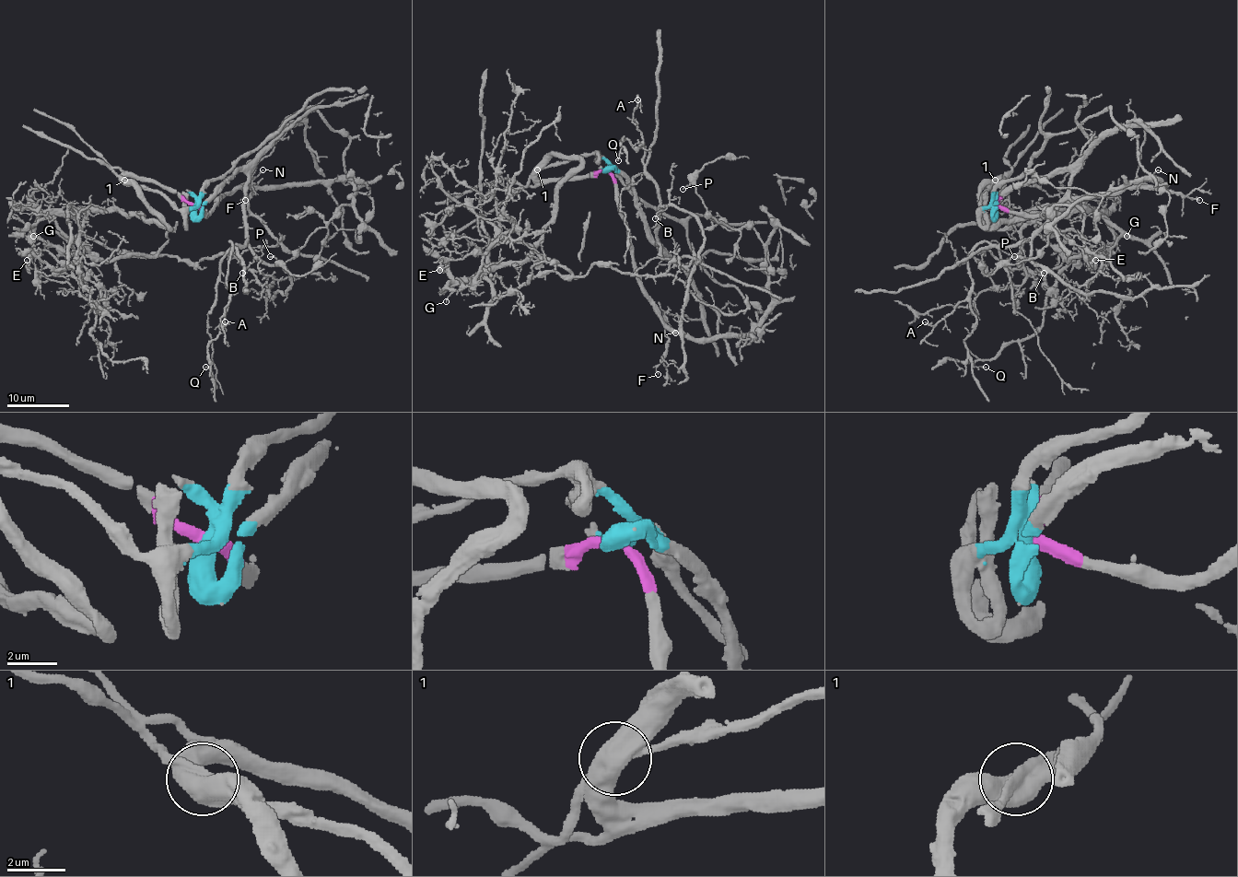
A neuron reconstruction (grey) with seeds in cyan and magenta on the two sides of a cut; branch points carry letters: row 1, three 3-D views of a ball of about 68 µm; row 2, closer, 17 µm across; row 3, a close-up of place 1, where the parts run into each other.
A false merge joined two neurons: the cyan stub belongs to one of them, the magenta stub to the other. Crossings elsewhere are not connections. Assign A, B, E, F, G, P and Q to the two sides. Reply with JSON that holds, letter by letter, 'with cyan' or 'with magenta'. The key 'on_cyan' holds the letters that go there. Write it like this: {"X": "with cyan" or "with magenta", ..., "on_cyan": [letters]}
{"A": "with cyan", "B": "with cyan", "E": "with magenta", "F": "with cyan", "G": "with magenta", "P": "with magenta", "Q": "with cyan", "on_cyan": ["A", "B", "F", "Q"]}

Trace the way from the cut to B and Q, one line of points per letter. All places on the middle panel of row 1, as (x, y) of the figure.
B: (607, 169), (614, 167), (633, 187), (647, 235), (658, 246), (656, 223), (659, 207), (665, 205), (655, 218)
Q: (607, 169), (633, 187), (659, 246), (642, 142), (636, 150), (622, 139), (617, 160)

